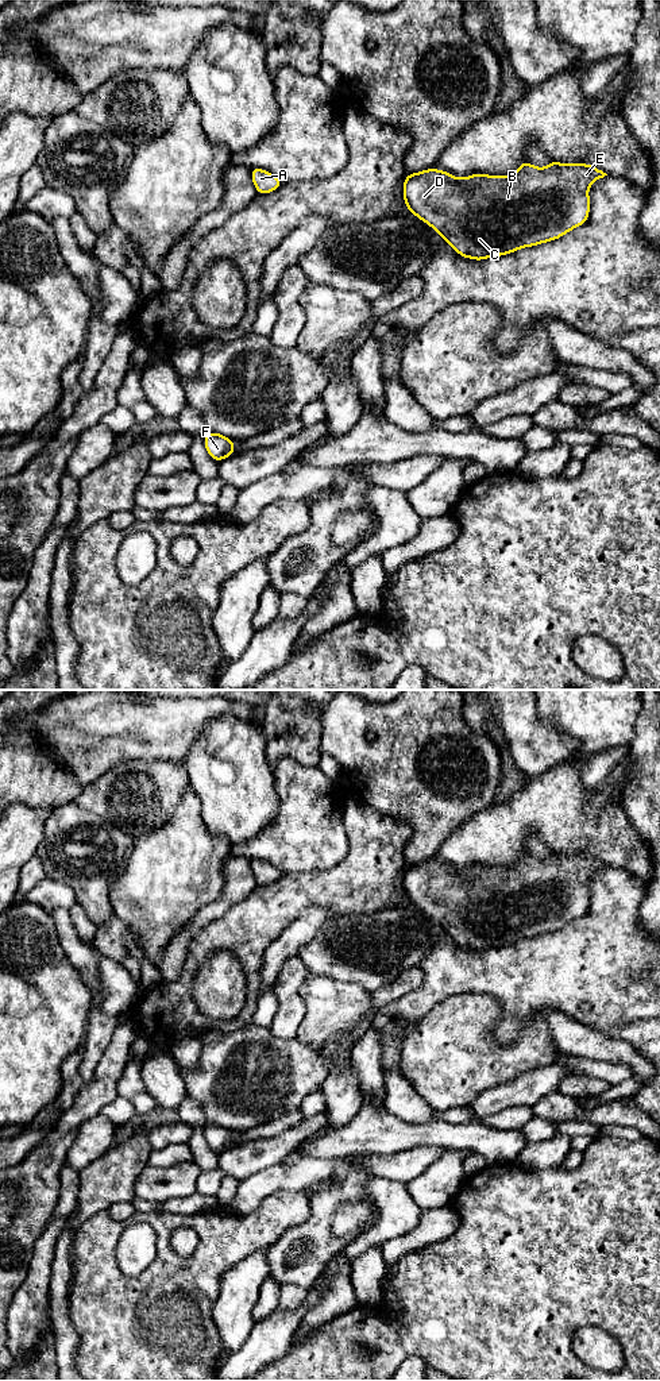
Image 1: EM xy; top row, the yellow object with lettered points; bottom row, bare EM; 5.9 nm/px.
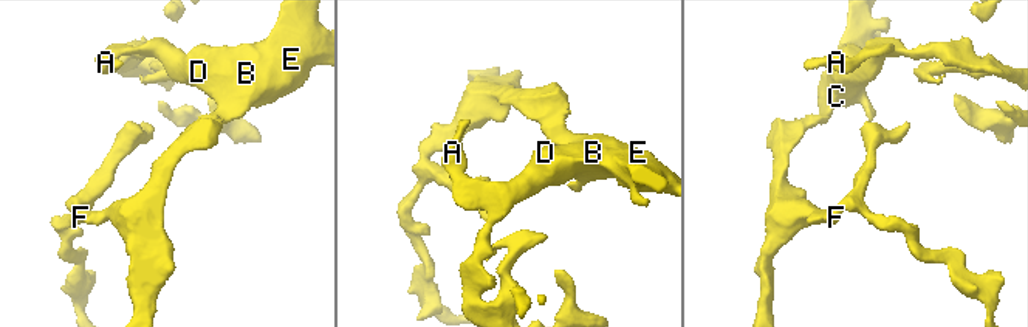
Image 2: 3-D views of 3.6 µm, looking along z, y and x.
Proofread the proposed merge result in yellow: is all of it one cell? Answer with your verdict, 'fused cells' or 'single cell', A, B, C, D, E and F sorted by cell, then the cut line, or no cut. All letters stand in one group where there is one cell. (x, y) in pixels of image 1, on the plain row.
single cell; A B C D E F; no cut

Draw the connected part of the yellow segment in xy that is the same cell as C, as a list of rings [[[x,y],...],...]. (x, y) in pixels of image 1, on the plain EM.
[[[551,850],[544,860],[525,852],[512,868],[475,864],[456,869],[431,859],[406,865],[402,887],[408,902],[432,918],[460,948],[485,952],[556,931],[583,917],[590,906],[588,879],[605,867],[588,855]]]

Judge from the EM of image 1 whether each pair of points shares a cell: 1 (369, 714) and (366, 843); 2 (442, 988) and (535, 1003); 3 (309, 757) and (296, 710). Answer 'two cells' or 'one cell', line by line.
1: two cells
2: one cell
3: one cell

